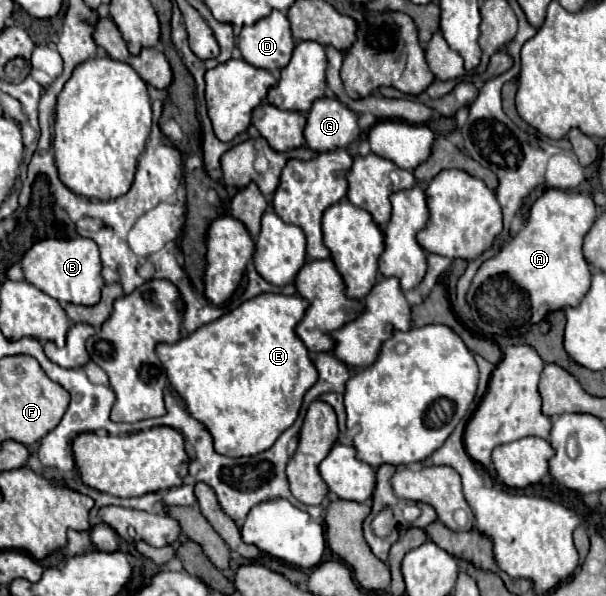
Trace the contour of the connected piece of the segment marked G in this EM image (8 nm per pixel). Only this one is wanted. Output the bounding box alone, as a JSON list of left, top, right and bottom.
[304,97,360,153]

